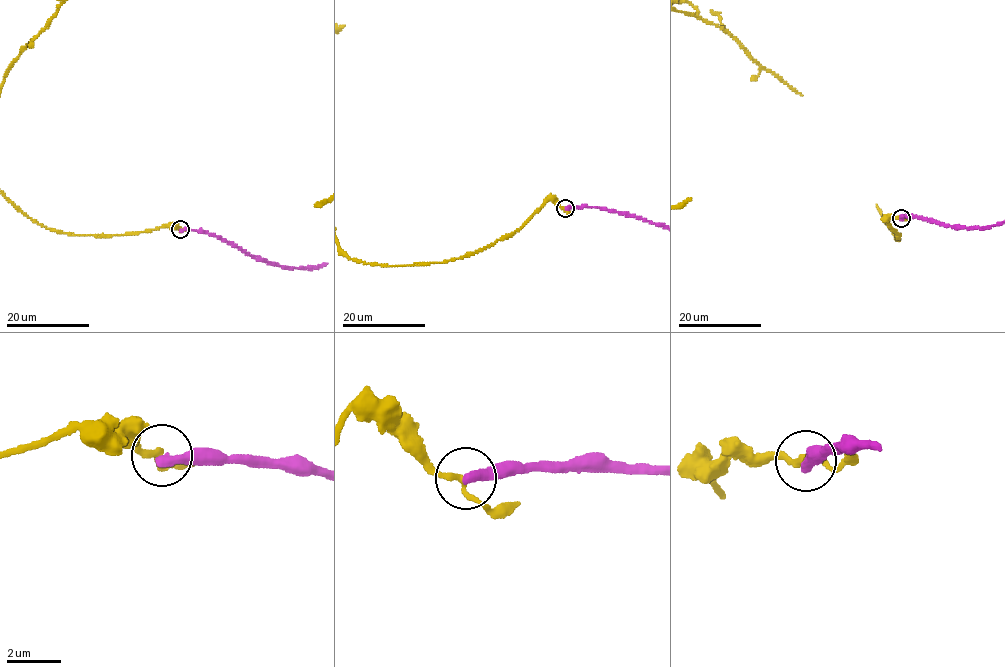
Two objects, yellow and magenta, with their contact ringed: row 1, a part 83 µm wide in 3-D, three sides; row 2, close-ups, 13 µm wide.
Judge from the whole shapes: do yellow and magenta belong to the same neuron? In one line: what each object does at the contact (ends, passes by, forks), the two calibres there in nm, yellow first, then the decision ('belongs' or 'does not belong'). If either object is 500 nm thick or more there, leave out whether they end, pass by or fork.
yellow passes by; magenta ends there; 200 nm thick on the yellow side, 400 nm on the other; does not belong

